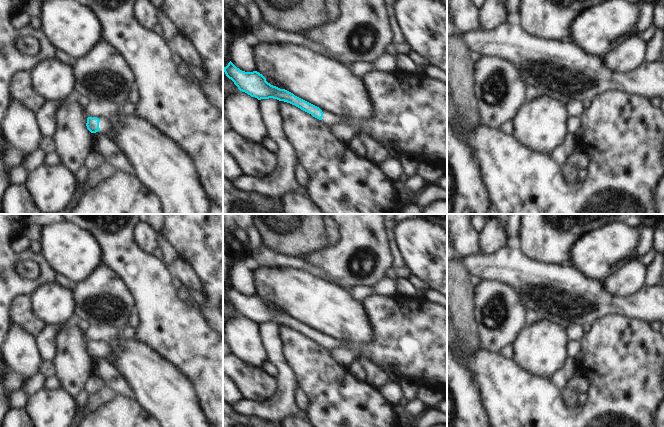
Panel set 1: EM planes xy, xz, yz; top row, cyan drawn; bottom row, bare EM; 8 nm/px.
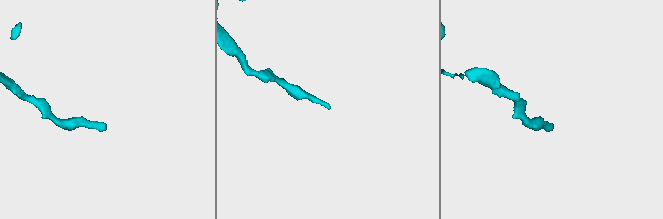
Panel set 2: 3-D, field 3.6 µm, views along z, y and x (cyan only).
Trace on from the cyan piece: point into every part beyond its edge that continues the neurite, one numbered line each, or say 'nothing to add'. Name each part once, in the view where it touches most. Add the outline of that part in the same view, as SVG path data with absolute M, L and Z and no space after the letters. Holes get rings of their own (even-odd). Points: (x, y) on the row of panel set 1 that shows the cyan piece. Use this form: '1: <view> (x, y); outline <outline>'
1: xy (104, 125); outline M101 119L99 122L99 128L103 134L107 135L111 130L111 124L106 119Z

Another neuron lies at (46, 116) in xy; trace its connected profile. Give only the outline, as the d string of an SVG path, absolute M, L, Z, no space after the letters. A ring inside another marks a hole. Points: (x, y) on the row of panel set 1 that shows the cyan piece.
M46 101L36 112L36 123L42 137L52 137L56 131L56 112L62 101Z

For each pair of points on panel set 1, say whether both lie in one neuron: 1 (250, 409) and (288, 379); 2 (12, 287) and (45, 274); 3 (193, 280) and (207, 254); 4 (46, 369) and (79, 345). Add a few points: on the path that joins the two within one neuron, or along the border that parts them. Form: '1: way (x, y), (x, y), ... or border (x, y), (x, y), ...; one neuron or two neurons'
1: way (262, 409), (267, 409), (285, 391); one neuron
2: way (20, 286), (29, 286), (37, 282); one neuron
3: border (179, 258), (183, 259), (198, 277), (200, 291); two neurons
4: border (51, 361), (55, 374); two neurons

